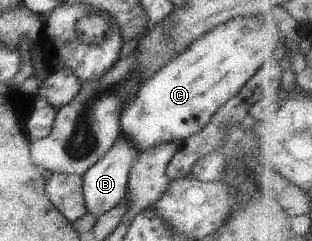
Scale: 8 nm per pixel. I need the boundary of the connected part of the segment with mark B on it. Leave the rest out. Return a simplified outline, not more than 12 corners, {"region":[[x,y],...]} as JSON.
{"region":[[126,138],[81,175],[84,213],[97,217],[126,196],[138,150]]}

